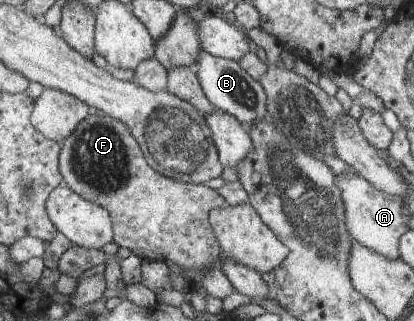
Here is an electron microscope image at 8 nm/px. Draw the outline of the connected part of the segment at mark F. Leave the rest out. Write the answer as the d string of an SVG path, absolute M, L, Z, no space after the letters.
M93 112L69 135L61 146L59 166L64 183L89 202L100 204L111 212L114 223L113 241L126 247L142 260L164 260L183 271L204 271L220 261L222 249L211 224L211 211L226 205L226 198L208 185L184 183L156 171L144 155L132 130L111 115Z

